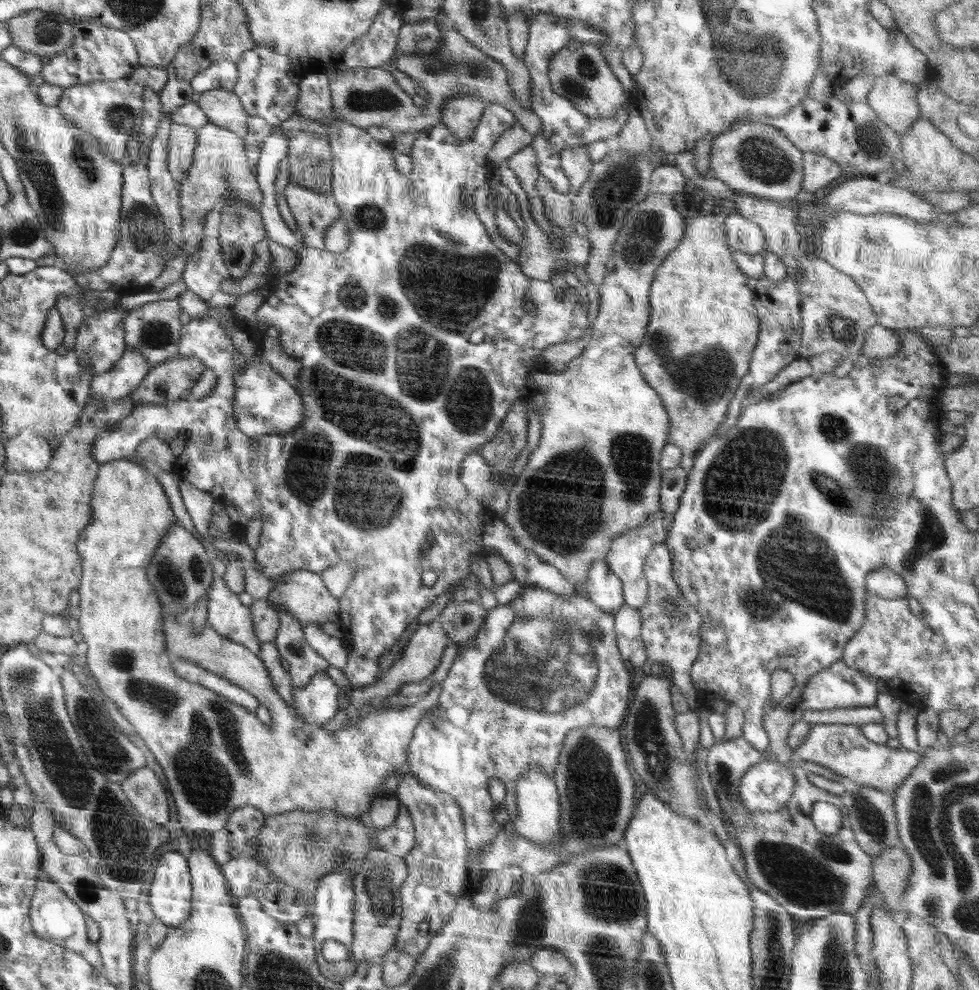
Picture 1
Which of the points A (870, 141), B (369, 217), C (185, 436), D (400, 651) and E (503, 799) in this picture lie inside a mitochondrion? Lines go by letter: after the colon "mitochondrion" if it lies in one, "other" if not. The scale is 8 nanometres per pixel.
A: mitochondrion
B: mitochondrion
C: other
D: other
E: other

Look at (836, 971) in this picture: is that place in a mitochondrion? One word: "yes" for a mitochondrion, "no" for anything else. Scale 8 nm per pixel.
yes

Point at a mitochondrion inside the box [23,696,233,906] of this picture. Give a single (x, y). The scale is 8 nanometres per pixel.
(113, 757)

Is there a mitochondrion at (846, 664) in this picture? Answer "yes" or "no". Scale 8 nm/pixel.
no

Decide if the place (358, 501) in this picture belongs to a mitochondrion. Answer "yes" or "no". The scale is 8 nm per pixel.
yes

